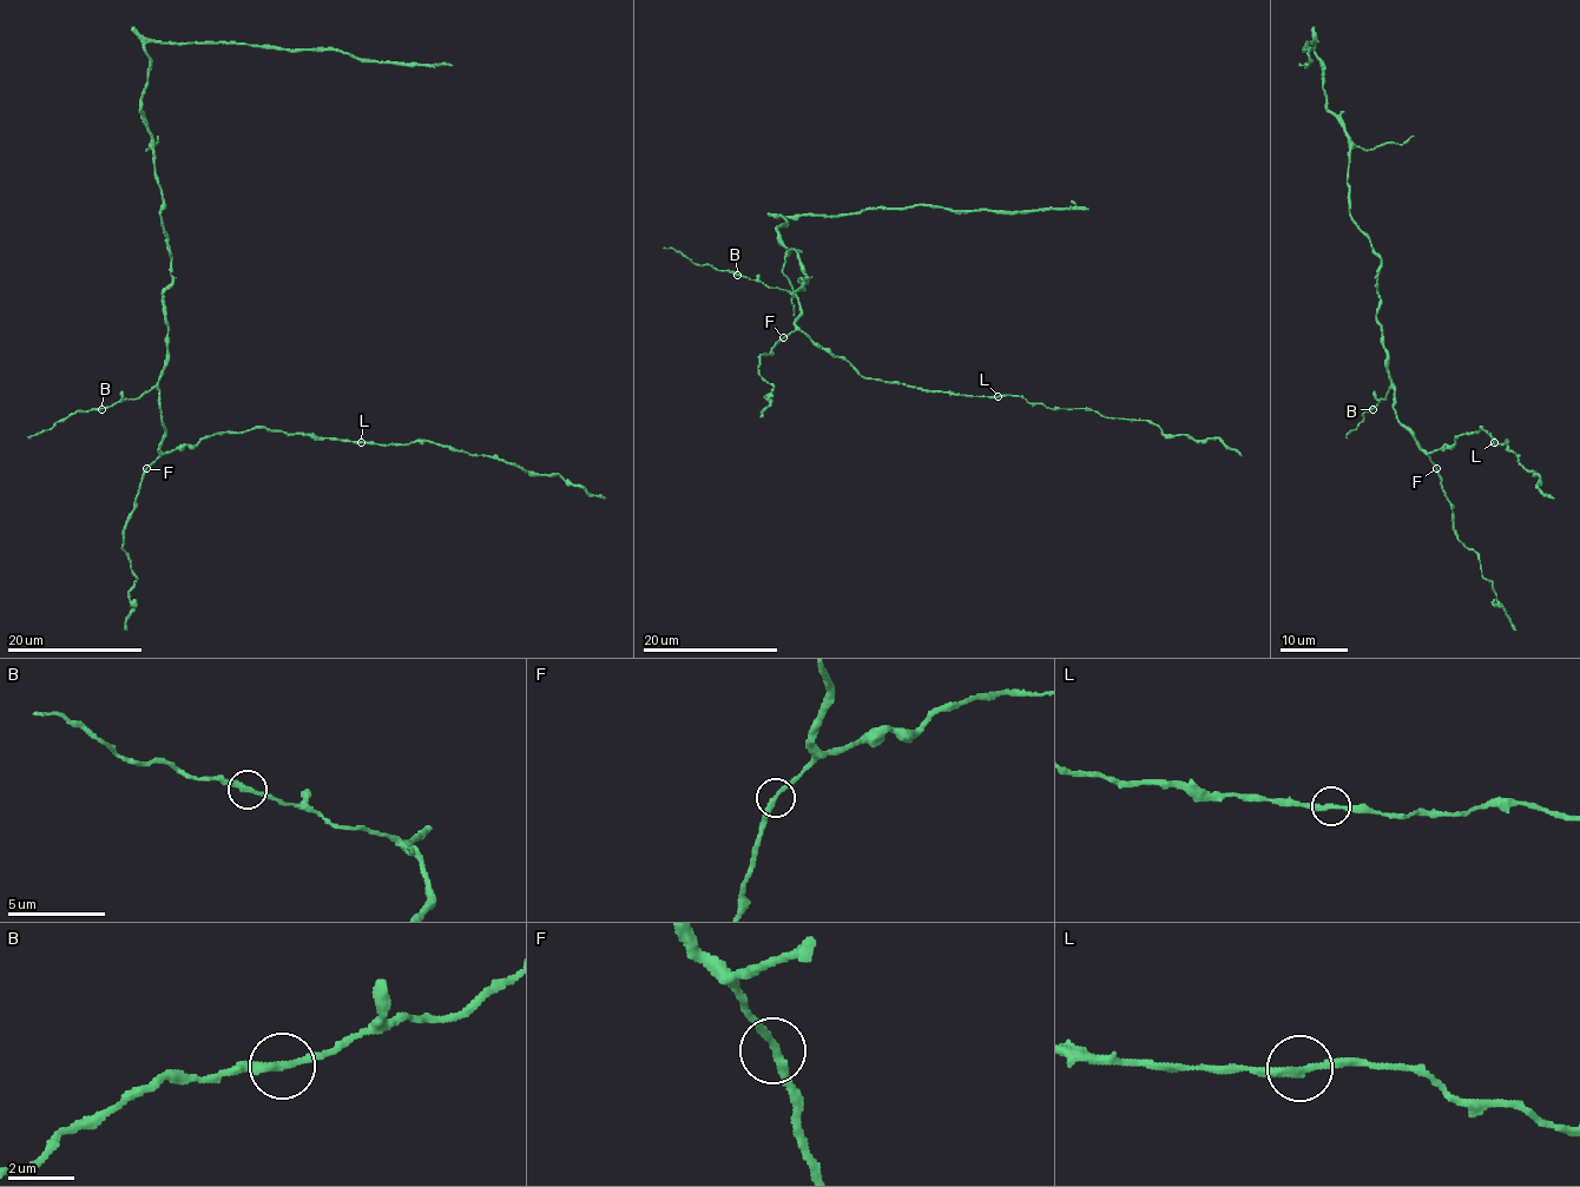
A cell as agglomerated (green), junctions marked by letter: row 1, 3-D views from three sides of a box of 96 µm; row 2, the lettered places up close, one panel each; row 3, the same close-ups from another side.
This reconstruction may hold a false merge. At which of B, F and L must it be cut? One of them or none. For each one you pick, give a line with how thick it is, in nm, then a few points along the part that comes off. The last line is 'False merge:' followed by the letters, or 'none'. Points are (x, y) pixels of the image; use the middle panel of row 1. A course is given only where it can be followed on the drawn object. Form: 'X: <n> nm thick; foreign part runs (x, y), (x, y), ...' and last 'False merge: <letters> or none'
False merge: none

